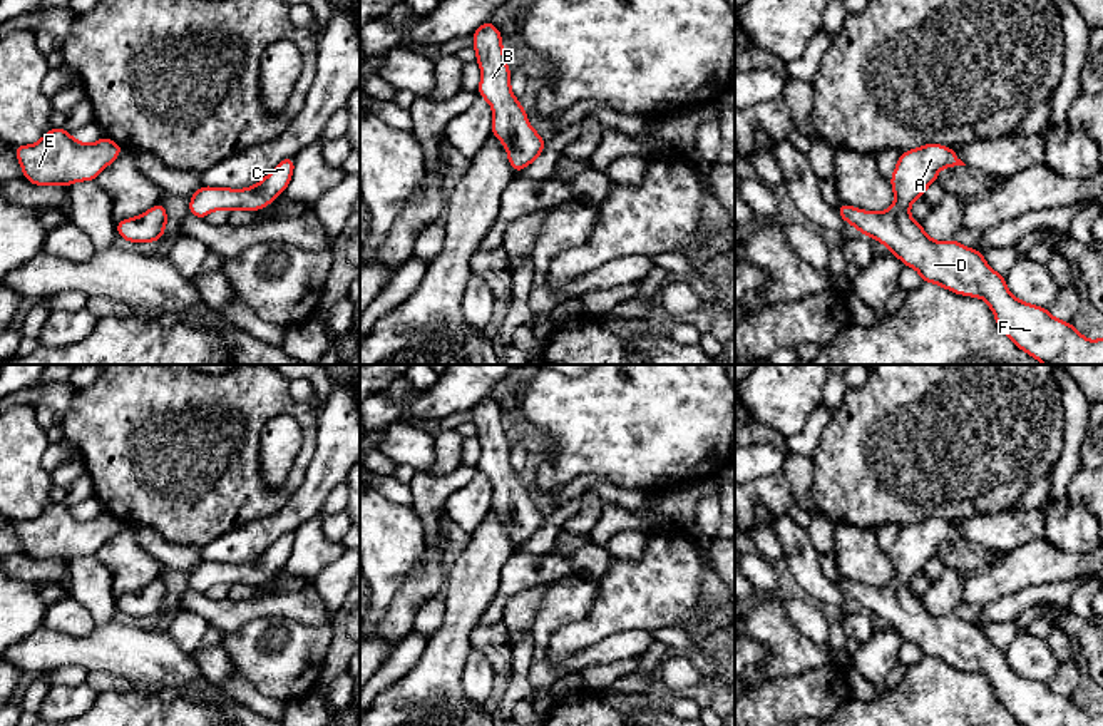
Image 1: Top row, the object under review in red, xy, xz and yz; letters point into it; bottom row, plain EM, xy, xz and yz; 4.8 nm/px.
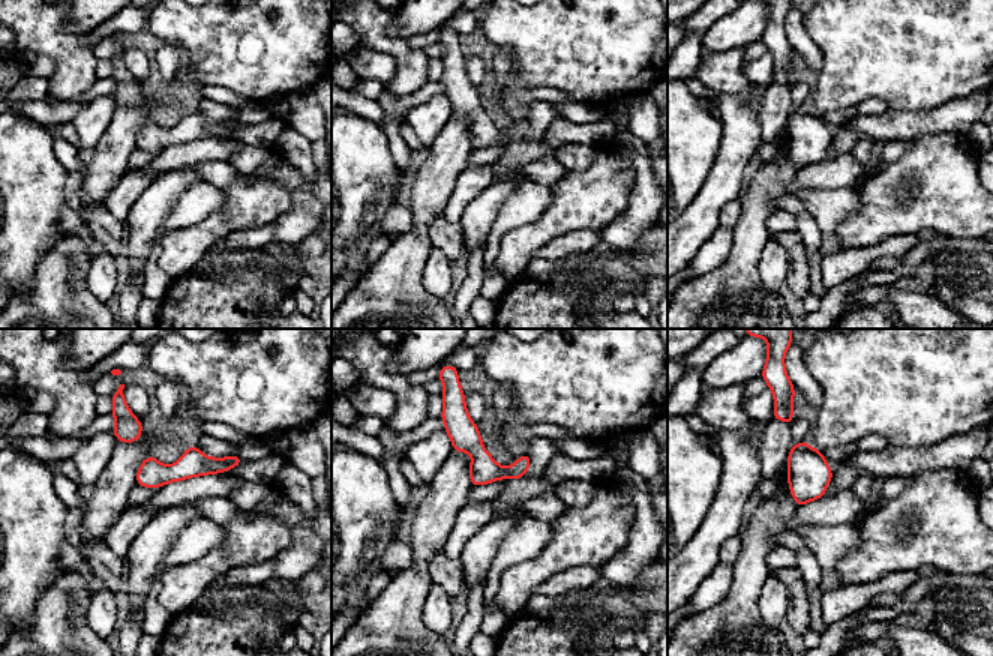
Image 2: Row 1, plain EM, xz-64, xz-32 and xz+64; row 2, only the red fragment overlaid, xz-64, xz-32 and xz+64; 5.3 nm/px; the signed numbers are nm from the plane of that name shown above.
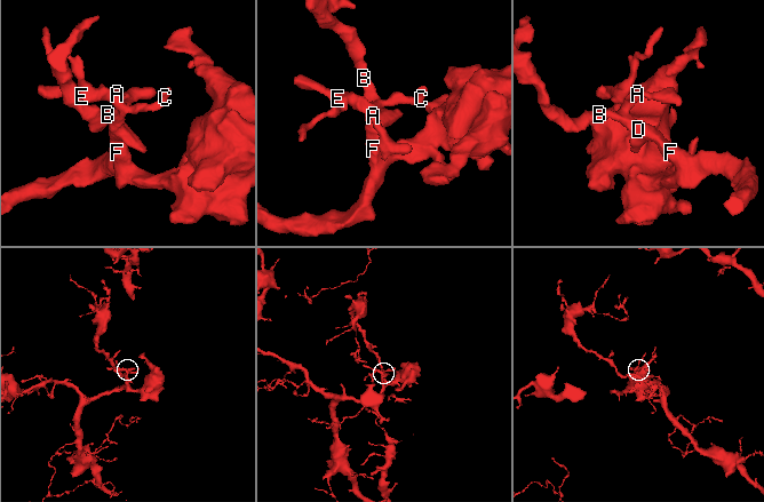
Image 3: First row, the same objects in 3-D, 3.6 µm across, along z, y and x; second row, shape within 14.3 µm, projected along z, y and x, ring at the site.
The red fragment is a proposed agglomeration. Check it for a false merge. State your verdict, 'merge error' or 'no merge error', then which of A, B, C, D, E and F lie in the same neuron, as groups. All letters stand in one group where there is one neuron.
no merge error; A B C D E F

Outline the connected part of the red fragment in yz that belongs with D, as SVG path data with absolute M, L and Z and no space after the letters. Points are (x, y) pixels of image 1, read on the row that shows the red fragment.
M926 144L917 149L900 152L895 171L890 176L894 189L894 206L884 212L862 211L847 204L839 204L835 209L845 222L857 228L859 233L880 241L894 253L904 266L919 271L922 281L936 283L952 293L962 296L982 298L1001 328L1001 331L1023 351L1044 365L1103 365L1103 338L1086 340L1076 331L1070 321L1061 321L1048 313L1048 308L1034 306L1016 299L1003 274L993 271L982 253L966 248L956 239L937 243L931 239L922 226L916 222L909 207L924 196L926 189L937 181L937 172L942 167L966 166L951 147L941 144Z

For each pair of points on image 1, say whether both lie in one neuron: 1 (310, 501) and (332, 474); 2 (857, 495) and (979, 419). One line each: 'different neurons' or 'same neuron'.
1: same neuron
2: same neuron

